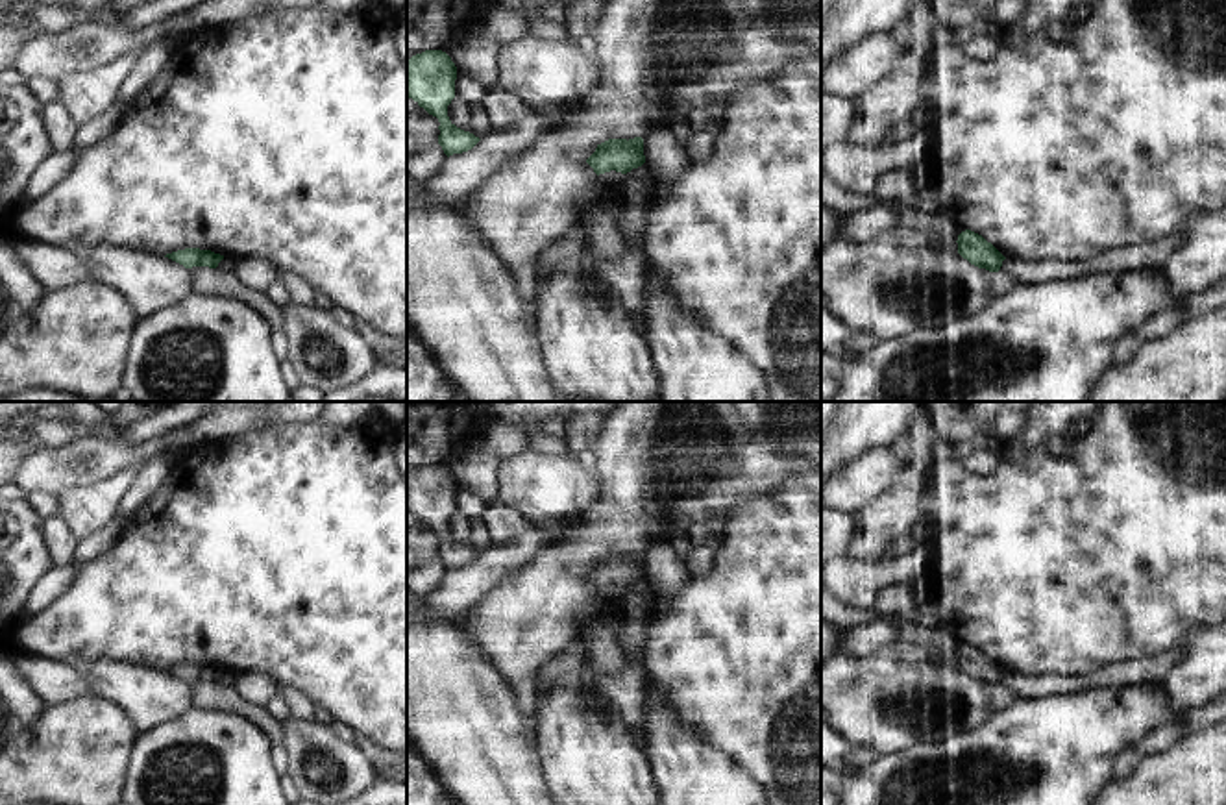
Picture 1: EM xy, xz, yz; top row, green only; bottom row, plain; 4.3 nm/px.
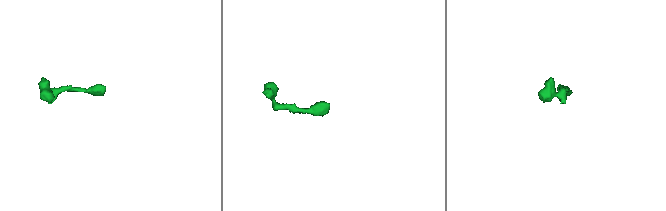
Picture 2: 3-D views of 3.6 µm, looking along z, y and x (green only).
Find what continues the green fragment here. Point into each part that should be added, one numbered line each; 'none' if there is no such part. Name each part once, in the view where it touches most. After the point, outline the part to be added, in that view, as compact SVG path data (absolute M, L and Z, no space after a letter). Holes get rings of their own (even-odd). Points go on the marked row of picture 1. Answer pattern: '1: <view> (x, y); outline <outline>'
none

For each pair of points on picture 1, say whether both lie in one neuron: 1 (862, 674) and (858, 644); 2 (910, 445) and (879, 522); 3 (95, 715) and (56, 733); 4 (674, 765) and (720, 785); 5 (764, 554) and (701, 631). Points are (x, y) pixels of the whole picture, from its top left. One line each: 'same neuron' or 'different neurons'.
1: different neurons
2: same neuron
3: same neuron
4: same neuron
5: same neuron

